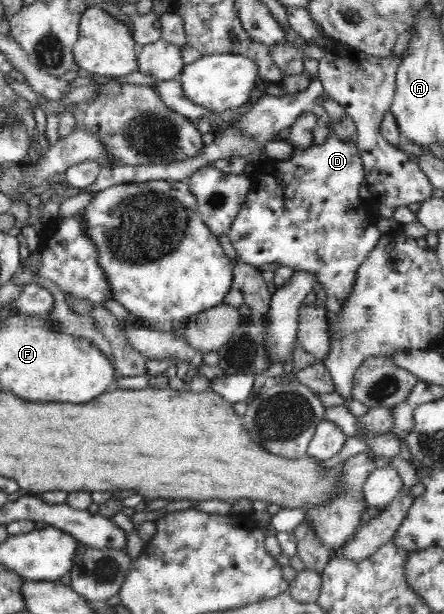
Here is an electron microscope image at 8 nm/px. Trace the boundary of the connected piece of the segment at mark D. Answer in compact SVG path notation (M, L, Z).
M330 133L328 139L326 139L324 143L320 143L320 145L314 144L306 149L295 149L292 159L288 159L288 161L270 159L268 162L258 161L252 163L254 167L250 175L251 188L248 190L245 202L240 208L240 211L236 214L232 225L228 228L227 236L232 242L233 247L237 250L237 255L240 256L244 262L248 262L248 265L260 268L265 263L278 263L278 265L285 265L293 269L293 272L307 271L308 273L313 273L313 275L315 275L315 281L320 283L327 293L325 301L327 325L336 325L338 319L340 319L340 314L338 313L340 313L340 309L344 307L348 295L352 293L352 287L354 287L354 281L356 281L356 271L360 269L360 265L364 263L364 260L368 257L368 253L378 245L381 236L384 234L378 230L376 226L377 220L372 216L371 212L363 211L360 213L362 198L358 193L360 193L360 183L365 180L365 170L355 141L342 141L339 137Z

